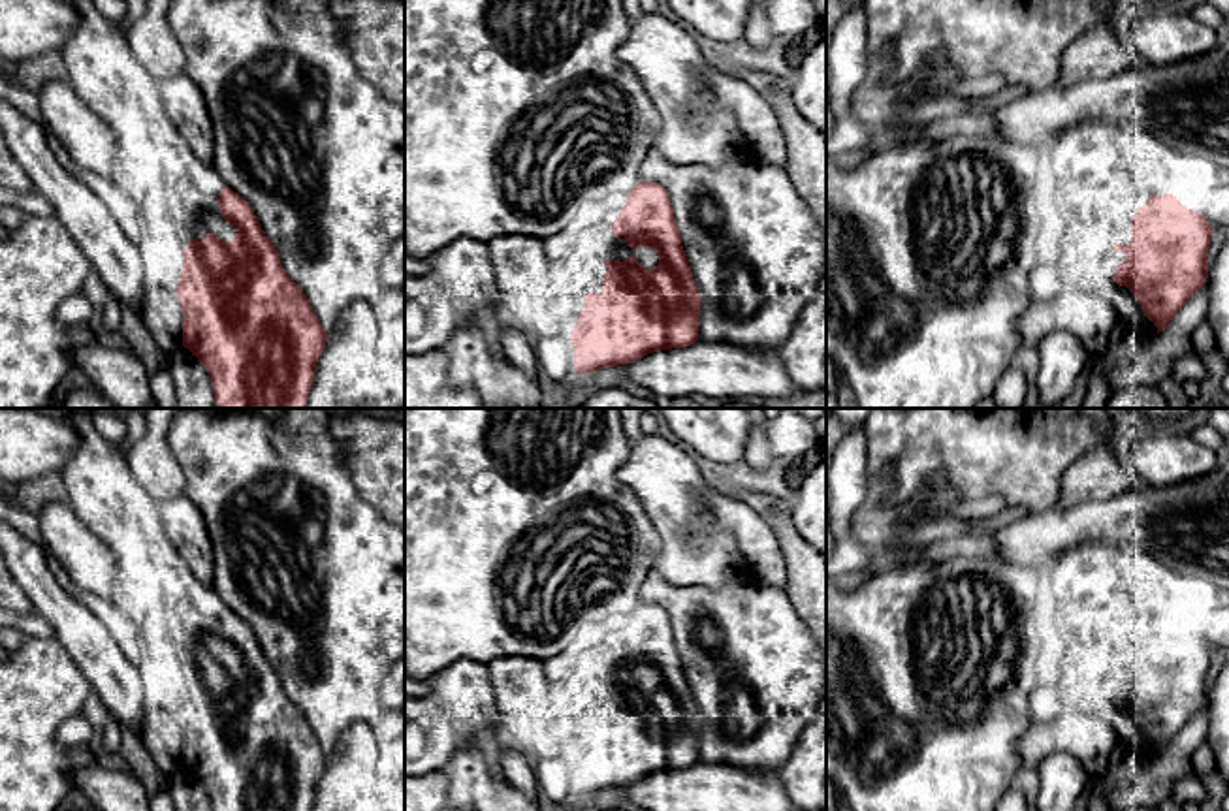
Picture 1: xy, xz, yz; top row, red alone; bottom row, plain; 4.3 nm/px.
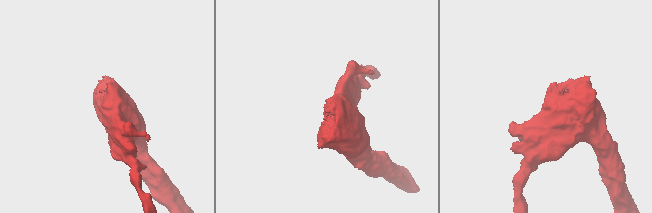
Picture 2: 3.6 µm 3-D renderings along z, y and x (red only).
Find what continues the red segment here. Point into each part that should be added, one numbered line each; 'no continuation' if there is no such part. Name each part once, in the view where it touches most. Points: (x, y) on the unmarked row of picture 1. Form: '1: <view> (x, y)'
1: xz (576, 676)

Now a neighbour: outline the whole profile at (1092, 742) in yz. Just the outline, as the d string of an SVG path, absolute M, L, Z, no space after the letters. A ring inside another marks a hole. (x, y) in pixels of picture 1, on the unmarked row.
M1058 713L1018 741L1020 768L1039 768L1052 753L1073 755L1090 777L1101 777L1116 751L1118 734L1090 713Z

